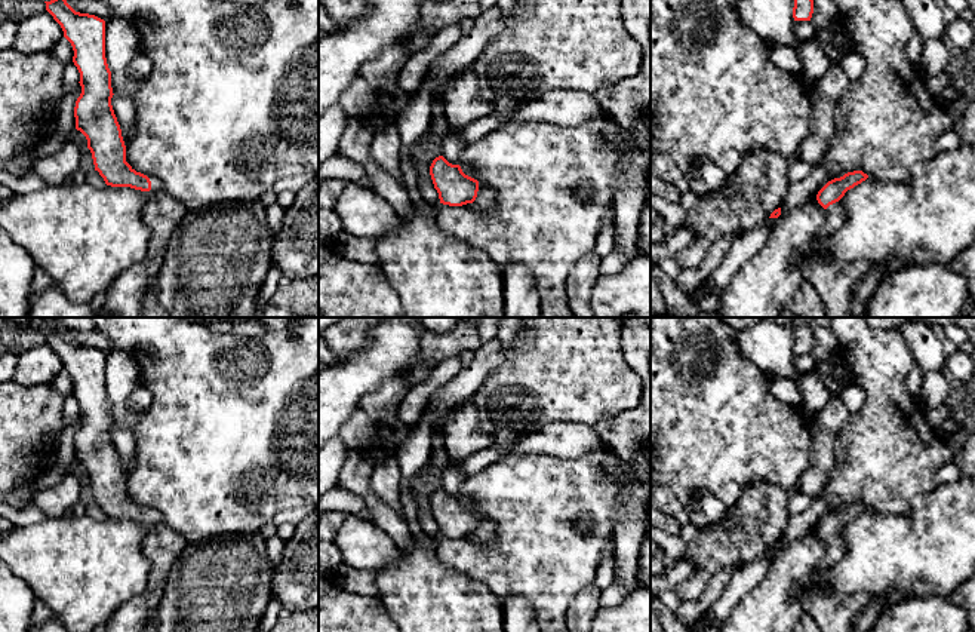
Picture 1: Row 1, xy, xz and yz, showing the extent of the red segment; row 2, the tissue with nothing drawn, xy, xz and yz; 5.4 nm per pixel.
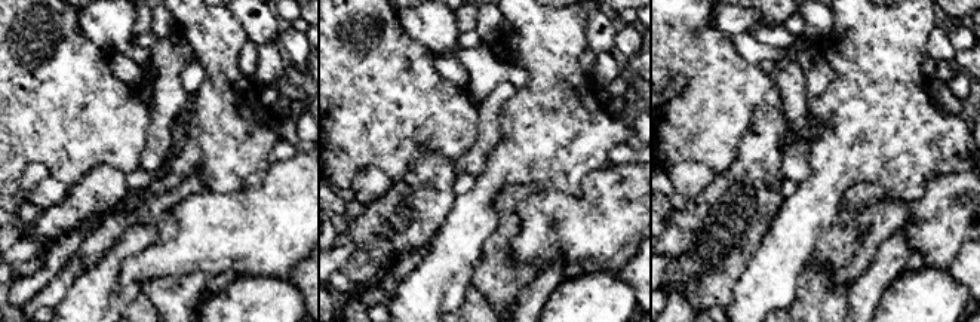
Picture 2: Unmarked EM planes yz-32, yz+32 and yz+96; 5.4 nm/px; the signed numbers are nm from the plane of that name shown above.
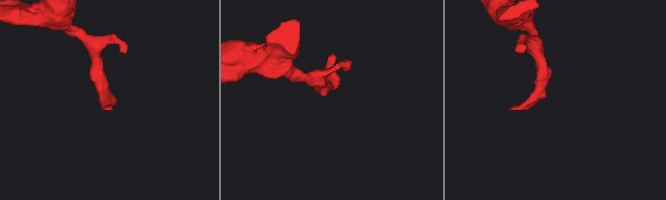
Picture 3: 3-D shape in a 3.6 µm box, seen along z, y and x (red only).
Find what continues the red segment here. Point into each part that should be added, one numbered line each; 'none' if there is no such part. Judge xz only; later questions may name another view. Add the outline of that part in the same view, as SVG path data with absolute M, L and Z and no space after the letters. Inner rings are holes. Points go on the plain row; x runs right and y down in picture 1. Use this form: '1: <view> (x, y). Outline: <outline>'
1: xz (485, 533). Outline: M479 519L474 537L488 546L493 546L498 542L495 527L492 521L488 519L486 521Z

